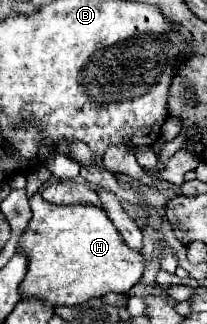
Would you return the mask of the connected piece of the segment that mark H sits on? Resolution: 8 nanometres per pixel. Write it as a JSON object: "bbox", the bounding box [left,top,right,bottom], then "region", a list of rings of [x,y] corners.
{"bbox":[18,193,144,307],"region":[[[40,193],[30,199],[32,219],[28,231],[20,235],[18,253],[28,257],[28,273],[20,283],[22,299],[36,297],[42,299],[44,305],[60,307],[60,305],[78,305],[94,297],[102,297],[106,293],[128,293],[134,287],[144,271],[144,255],[130,249],[122,243],[118,229],[112,225],[104,209],[94,205],[54,205],[46,203]]]}

